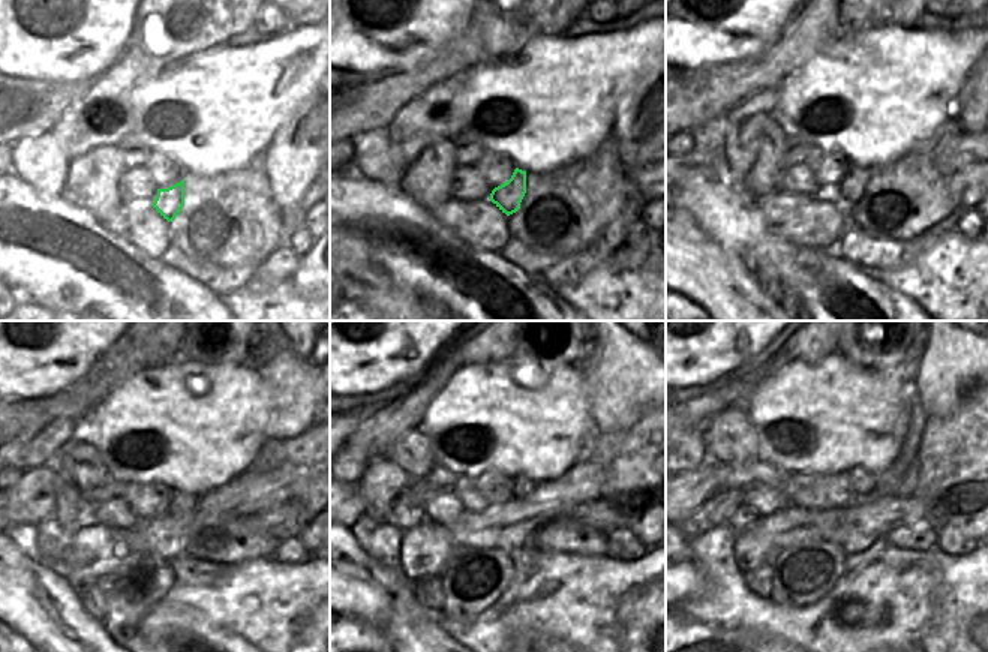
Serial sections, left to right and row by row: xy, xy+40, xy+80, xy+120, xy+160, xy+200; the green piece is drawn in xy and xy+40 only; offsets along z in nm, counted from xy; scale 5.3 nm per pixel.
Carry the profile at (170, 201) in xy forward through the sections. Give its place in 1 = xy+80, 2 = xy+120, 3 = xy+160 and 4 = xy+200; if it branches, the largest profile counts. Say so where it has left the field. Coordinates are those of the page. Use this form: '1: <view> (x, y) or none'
1: xy+80 (852, 186)
2: xy+120 (182, 504)
3: xy+160 (522, 486)
4: xy+200 (862, 483)

